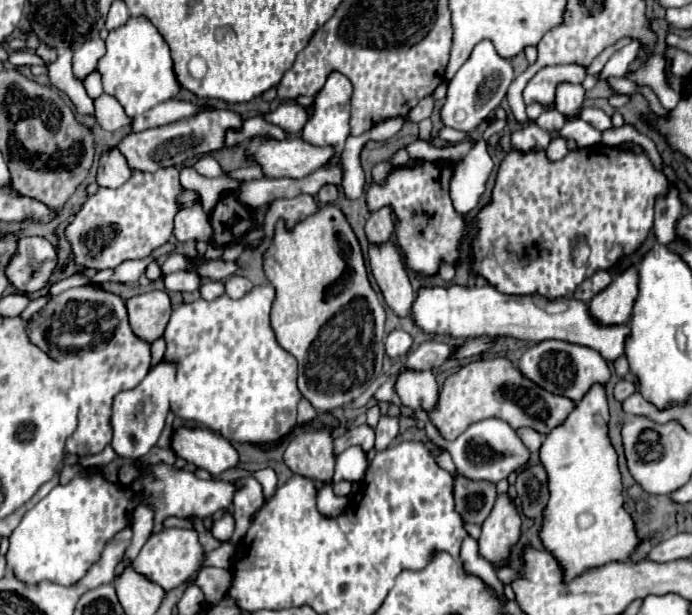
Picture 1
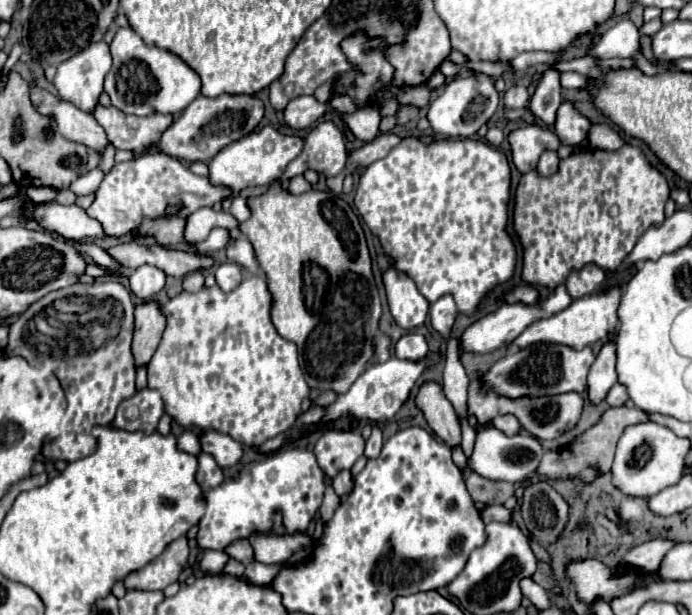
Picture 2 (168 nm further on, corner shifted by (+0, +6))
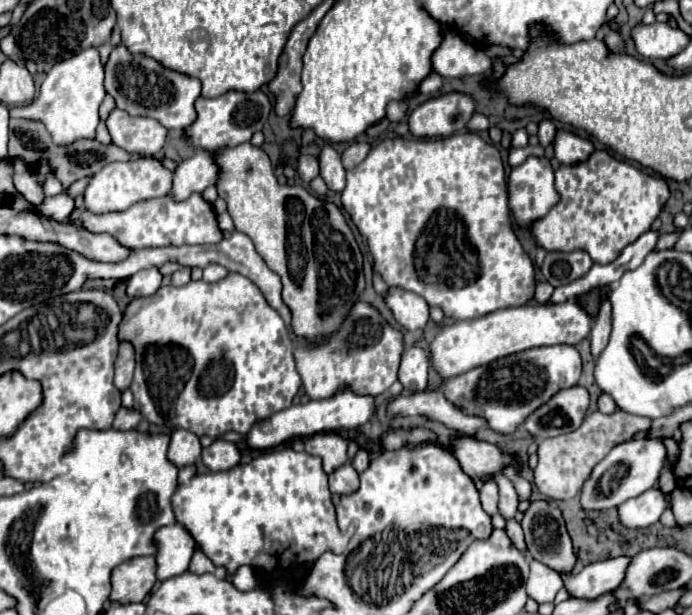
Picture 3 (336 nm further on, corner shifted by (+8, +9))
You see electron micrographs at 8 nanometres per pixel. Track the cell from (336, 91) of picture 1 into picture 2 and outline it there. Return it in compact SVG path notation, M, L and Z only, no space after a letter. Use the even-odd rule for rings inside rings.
M325 119L309 131L303 153L287 167L285 175L291 179L307 169L313 169L325 177L335 177L345 169L345 159L345 135L339 125L335 125L331 119Z

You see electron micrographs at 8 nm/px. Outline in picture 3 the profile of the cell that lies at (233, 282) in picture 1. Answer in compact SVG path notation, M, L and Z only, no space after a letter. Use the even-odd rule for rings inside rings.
M209 264L205 270L203 270L203 282L219 282L221 278L225 278L229 272L227 268L219 266L219 264Z

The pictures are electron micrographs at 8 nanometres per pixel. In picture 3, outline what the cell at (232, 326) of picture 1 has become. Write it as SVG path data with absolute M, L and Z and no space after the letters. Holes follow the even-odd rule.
M227 274L223 280L215 282L215 284L207 284L203 280L199 282L189 282L187 286L161 286L153 296L147 298L133 298L127 308L123 310L123 320L119 324L119 342L131 342L133 350L135 350L135 376L131 382L131 392L135 396L135 404L139 406L139 412L143 414L145 420L149 420L151 424L157 426L169 426L169 428L183 428L189 430L193 434L201 436L209 436L209 438L221 438L225 432L239 432L239 434L247 434L249 428L257 422L263 420L279 410L285 410L287 406L291 406L297 390L301 388L301 376L295 368L295 358L293 358L293 346L291 340L287 336L287 326L281 320L281 316L265 302L261 290L245 276L241 274Z

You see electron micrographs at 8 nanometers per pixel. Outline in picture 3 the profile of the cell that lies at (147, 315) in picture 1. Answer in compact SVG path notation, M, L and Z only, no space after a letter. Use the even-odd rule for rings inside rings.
M123 342L119 346L119 356L115 360L115 388L119 392L127 390L131 380L133 380L133 370L135 370L135 352L129 342Z

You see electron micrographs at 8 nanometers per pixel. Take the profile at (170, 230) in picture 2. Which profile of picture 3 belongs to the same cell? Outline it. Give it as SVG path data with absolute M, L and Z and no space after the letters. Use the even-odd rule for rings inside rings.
M191 194L185 202L173 202L171 196L151 198L137 202L125 212L111 214L91 214L85 208L77 208L71 222L81 224L89 232L107 232L125 248L157 248L157 246L185 246L185 244L215 244L221 242L223 232L217 226L217 216L213 204L203 202L201 194Z

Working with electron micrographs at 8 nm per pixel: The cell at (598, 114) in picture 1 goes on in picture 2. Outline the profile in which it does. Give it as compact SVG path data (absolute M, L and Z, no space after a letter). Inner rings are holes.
M597 123L591 125L589 131L589 143L593 149L605 149L605 151L615 151L619 149L625 141L621 139L621 135L607 123Z

